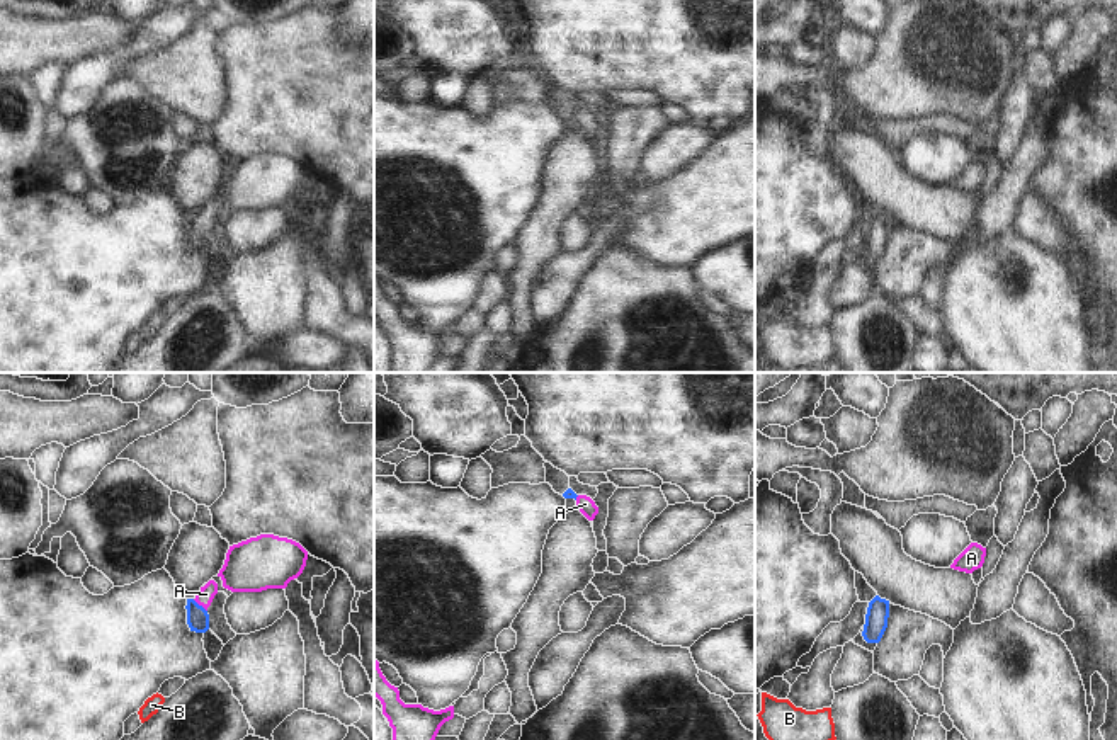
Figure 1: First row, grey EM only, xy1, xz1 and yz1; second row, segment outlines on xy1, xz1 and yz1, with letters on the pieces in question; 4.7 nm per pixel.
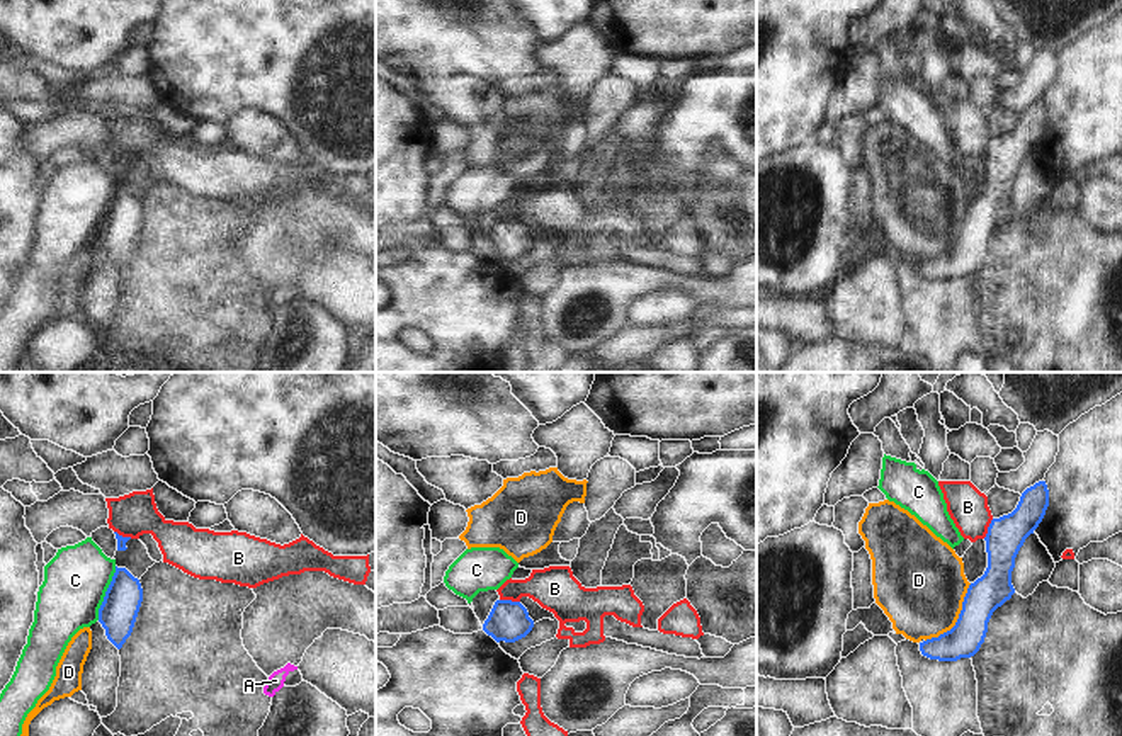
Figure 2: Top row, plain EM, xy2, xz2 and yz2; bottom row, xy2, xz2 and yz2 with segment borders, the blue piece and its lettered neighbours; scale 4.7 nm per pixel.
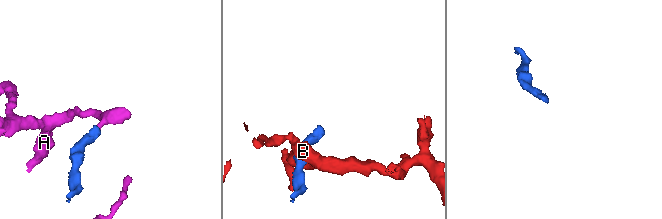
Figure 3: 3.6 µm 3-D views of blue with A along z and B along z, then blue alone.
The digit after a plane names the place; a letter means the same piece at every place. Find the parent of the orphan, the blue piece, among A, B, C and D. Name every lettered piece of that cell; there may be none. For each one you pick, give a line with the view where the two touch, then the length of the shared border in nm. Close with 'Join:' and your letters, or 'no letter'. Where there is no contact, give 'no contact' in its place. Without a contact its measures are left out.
A: contact in xy1; length 90 nm
Join: A

